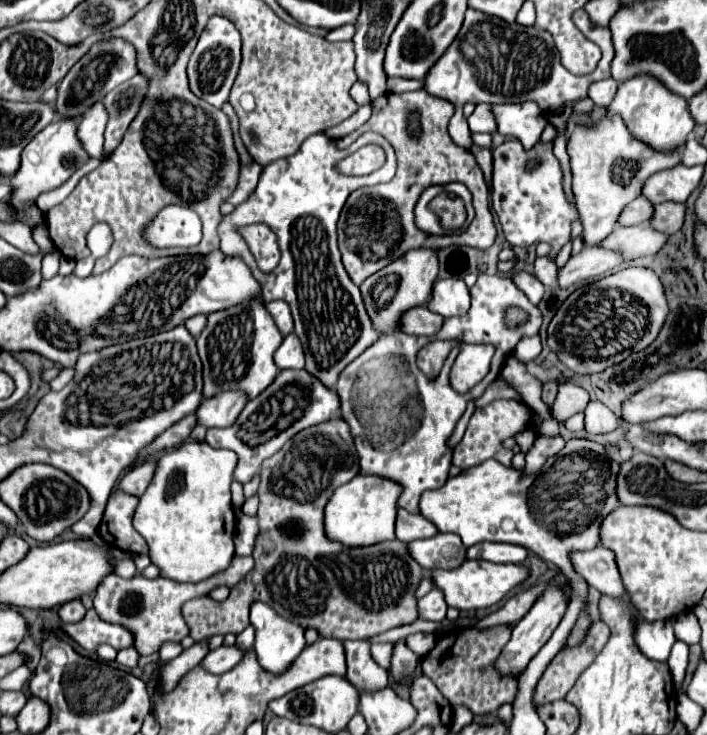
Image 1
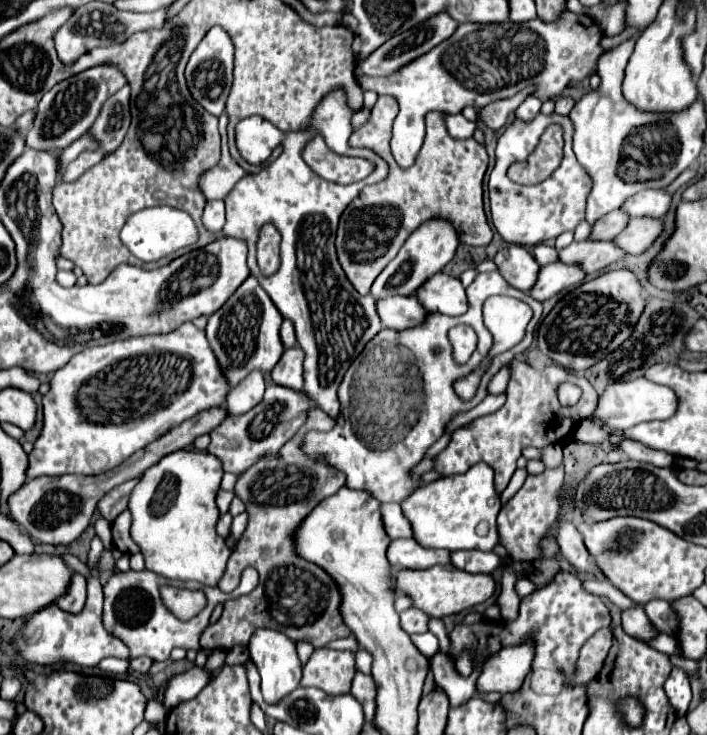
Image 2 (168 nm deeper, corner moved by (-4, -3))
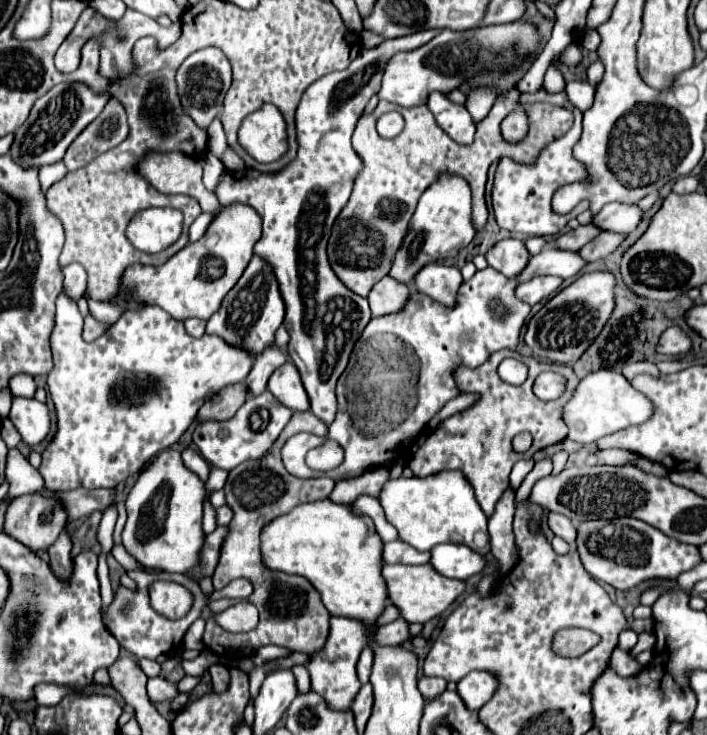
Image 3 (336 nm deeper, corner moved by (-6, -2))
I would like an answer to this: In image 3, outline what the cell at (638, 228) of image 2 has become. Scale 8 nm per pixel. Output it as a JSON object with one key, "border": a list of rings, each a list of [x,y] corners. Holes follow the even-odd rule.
{"border":[[[601,232],[597,238],[593,238],[591,242],[587,242],[579,254],[581,258],[585,258],[585,262],[595,262],[595,260],[603,260],[607,258],[623,240],[623,234],[611,234],[611,232]]]}

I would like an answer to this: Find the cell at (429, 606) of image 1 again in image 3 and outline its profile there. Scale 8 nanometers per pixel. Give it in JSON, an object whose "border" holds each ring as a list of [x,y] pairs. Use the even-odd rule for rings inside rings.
{"border":[[[397,618],[395,622],[389,622],[385,626],[381,626],[377,630],[377,634],[373,636],[375,642],[381,646],[397,646],[405,640],[409,640],[409,628],[407,628],[407,622],[403,618]]]}

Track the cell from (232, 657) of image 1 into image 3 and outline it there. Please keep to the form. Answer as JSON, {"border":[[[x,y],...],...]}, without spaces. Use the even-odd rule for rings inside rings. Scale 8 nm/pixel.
{"border":[[[149,678],[147,682],[147,696],[151,702],[173,700],[177,696],[177,684],[163,680],[163,678]]]}

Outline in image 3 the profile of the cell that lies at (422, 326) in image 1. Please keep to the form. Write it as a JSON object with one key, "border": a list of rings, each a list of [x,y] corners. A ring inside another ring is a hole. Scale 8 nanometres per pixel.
{"border":[[[385,276],[373,286],[373,290],[367,296],[371,314],[373,316],[385,316],[385,314],[393,314],[393,312],[401,310],[407,296],[409,296],[407,284],[401,284],[395,278]]]}

